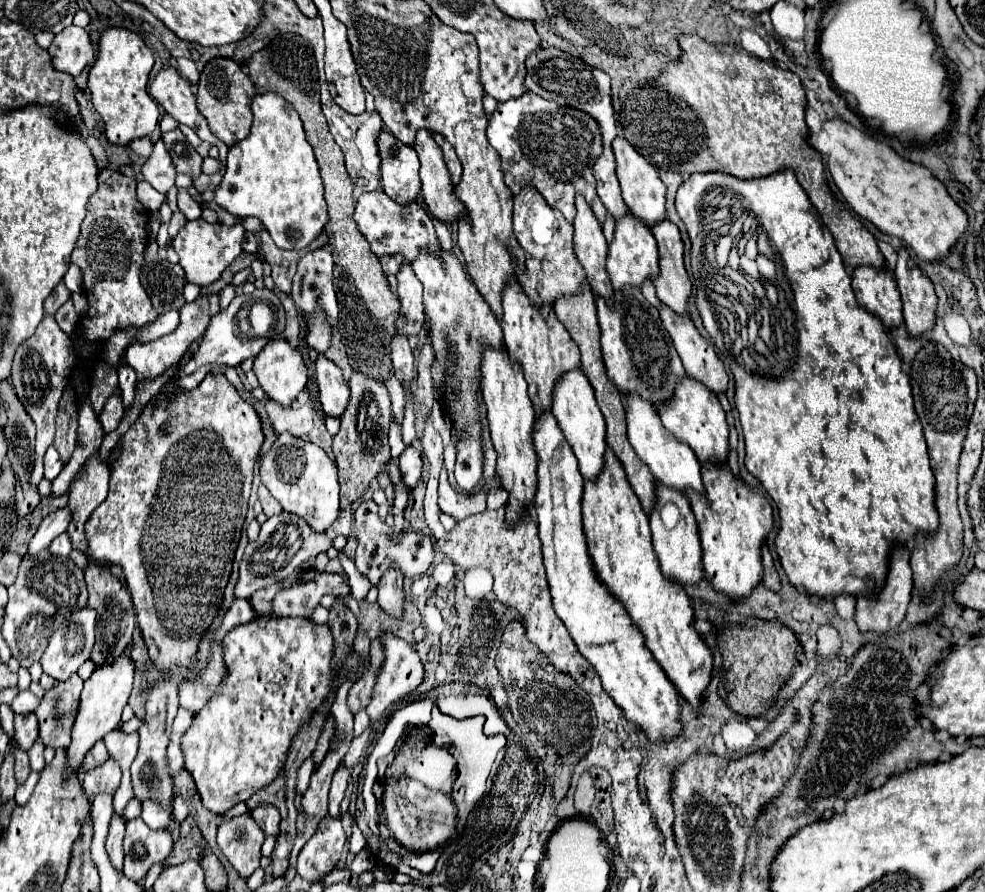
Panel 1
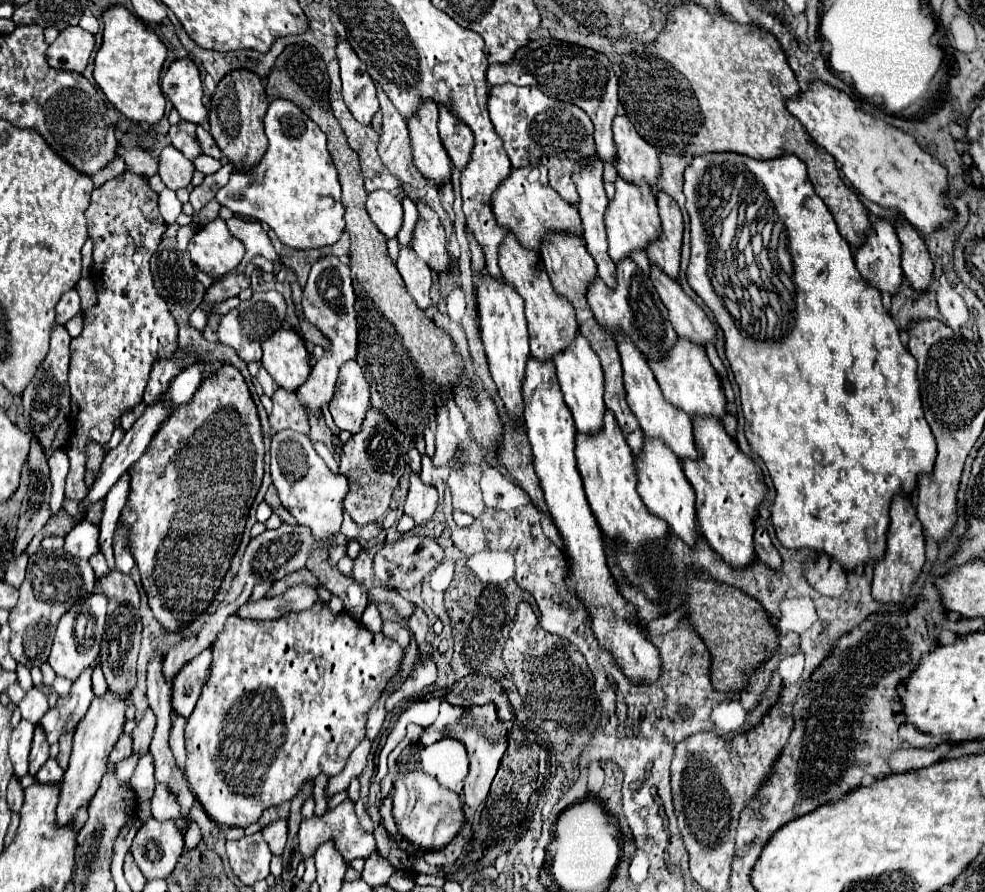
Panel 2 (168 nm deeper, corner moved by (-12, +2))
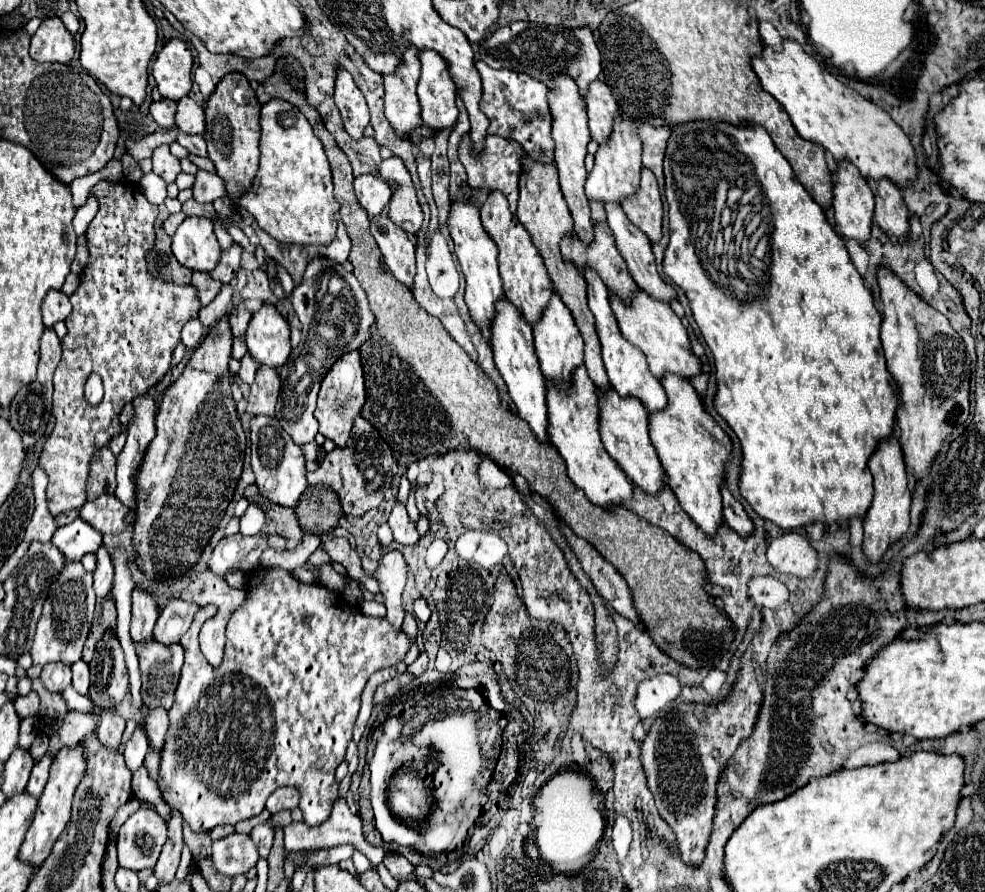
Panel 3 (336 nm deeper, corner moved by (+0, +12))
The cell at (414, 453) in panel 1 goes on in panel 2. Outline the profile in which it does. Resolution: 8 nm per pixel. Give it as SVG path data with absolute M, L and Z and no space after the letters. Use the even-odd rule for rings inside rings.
M411 473L411 485L409 485L407 501L405 501L405 513L409 513L417 525L423 525L427 519L431 519L435 505L437 505L435 487L423 483L421 475Z

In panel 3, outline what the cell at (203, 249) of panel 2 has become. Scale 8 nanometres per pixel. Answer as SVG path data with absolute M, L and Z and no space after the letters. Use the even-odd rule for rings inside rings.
M189 215L173 235L173 255L179 263L193 271L209 273L221 257L221 247L213 233L213 223L207 217Z

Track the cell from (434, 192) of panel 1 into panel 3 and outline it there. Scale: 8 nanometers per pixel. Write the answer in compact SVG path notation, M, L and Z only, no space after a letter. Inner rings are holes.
M411 45L405 49L401 63L393 73L383 75L385 85L385 117L399 135L409 137L419 121L419 101L415 85L419 79L419 57Z

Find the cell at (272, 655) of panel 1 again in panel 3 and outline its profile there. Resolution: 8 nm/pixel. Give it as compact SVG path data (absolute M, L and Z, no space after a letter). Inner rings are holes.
M259 565L259 567L255 567L255 569L251 569L247 573L247 597L245 597L243 605L237 607L231 613L229 621L227 621L227 627L225 627L225 635L227 635L225 655L223 655L221 665L213 667L203 657L203 653L199 649L199 639L197 637L199 637L201 625L207 619L215 617L215 613L217 613L217 605L201 607L195 613L189 631L179 641L183 645L183 649L185 649L185 665L181 669L181 679L179 679L177 691L175 691L173 707L169 709L169 731L167 731L167 737L165 737L165 745L161 749L157 787L161 791L163 801L171 809L177 809L181 813L183 823L187 823L193 833L209 833L217 825L235 825L239 821L245 821L245 819L251 819L251 817L259 815L263 811L263 807L265 807L267 797L275 789L291 785L291 787L295 787L301 793L301 807L305 809L303 811L303 821L309 823L309 825L323 823L331 815L333 803L337 801L335 769L345 759L345 751L347 751L347 745L351 741L353 725L355 725L355 719L357 719L357 713L359 713L359 703L361 703L363 687L365 687L367 679L375 671L385 669L385 667L393 667L393 665L397 665L397 663L401 663L405 659L405 655L409 651L409 637L403 631L395 629L385 617L379 619L379 617L367 617L367 615L363 615L363 611L359 607L351 605L341 593L329 591L323 585L317 585L317 583L311 583L311 585L299 583L289 571L285 571L281 567L267 569L267 567Z

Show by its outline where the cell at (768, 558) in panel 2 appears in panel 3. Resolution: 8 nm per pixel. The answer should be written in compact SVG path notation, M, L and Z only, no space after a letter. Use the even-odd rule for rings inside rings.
M725 485L721 487L721 495L723 495L723 517L725 517L725 523L731 525L731 529L735 529L737 533L747 533L749 535L753 531L753 521L745 513L743 505L729 493L729 489Z

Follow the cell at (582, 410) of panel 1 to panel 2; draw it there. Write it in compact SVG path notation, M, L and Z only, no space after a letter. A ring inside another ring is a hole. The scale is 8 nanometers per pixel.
M577 335L575 343L567 351L555 355L553 363L557 367L557 379L559 379L561 391L565 395L565 403L567 403L567 407L573 413L577 431L579 433L587 433L587 435L595 435L595 433L603 431L603 415L607 411L605 401L603 401L605 375L603 375L599 357L589 347L589 343L583 339L583 335Z

